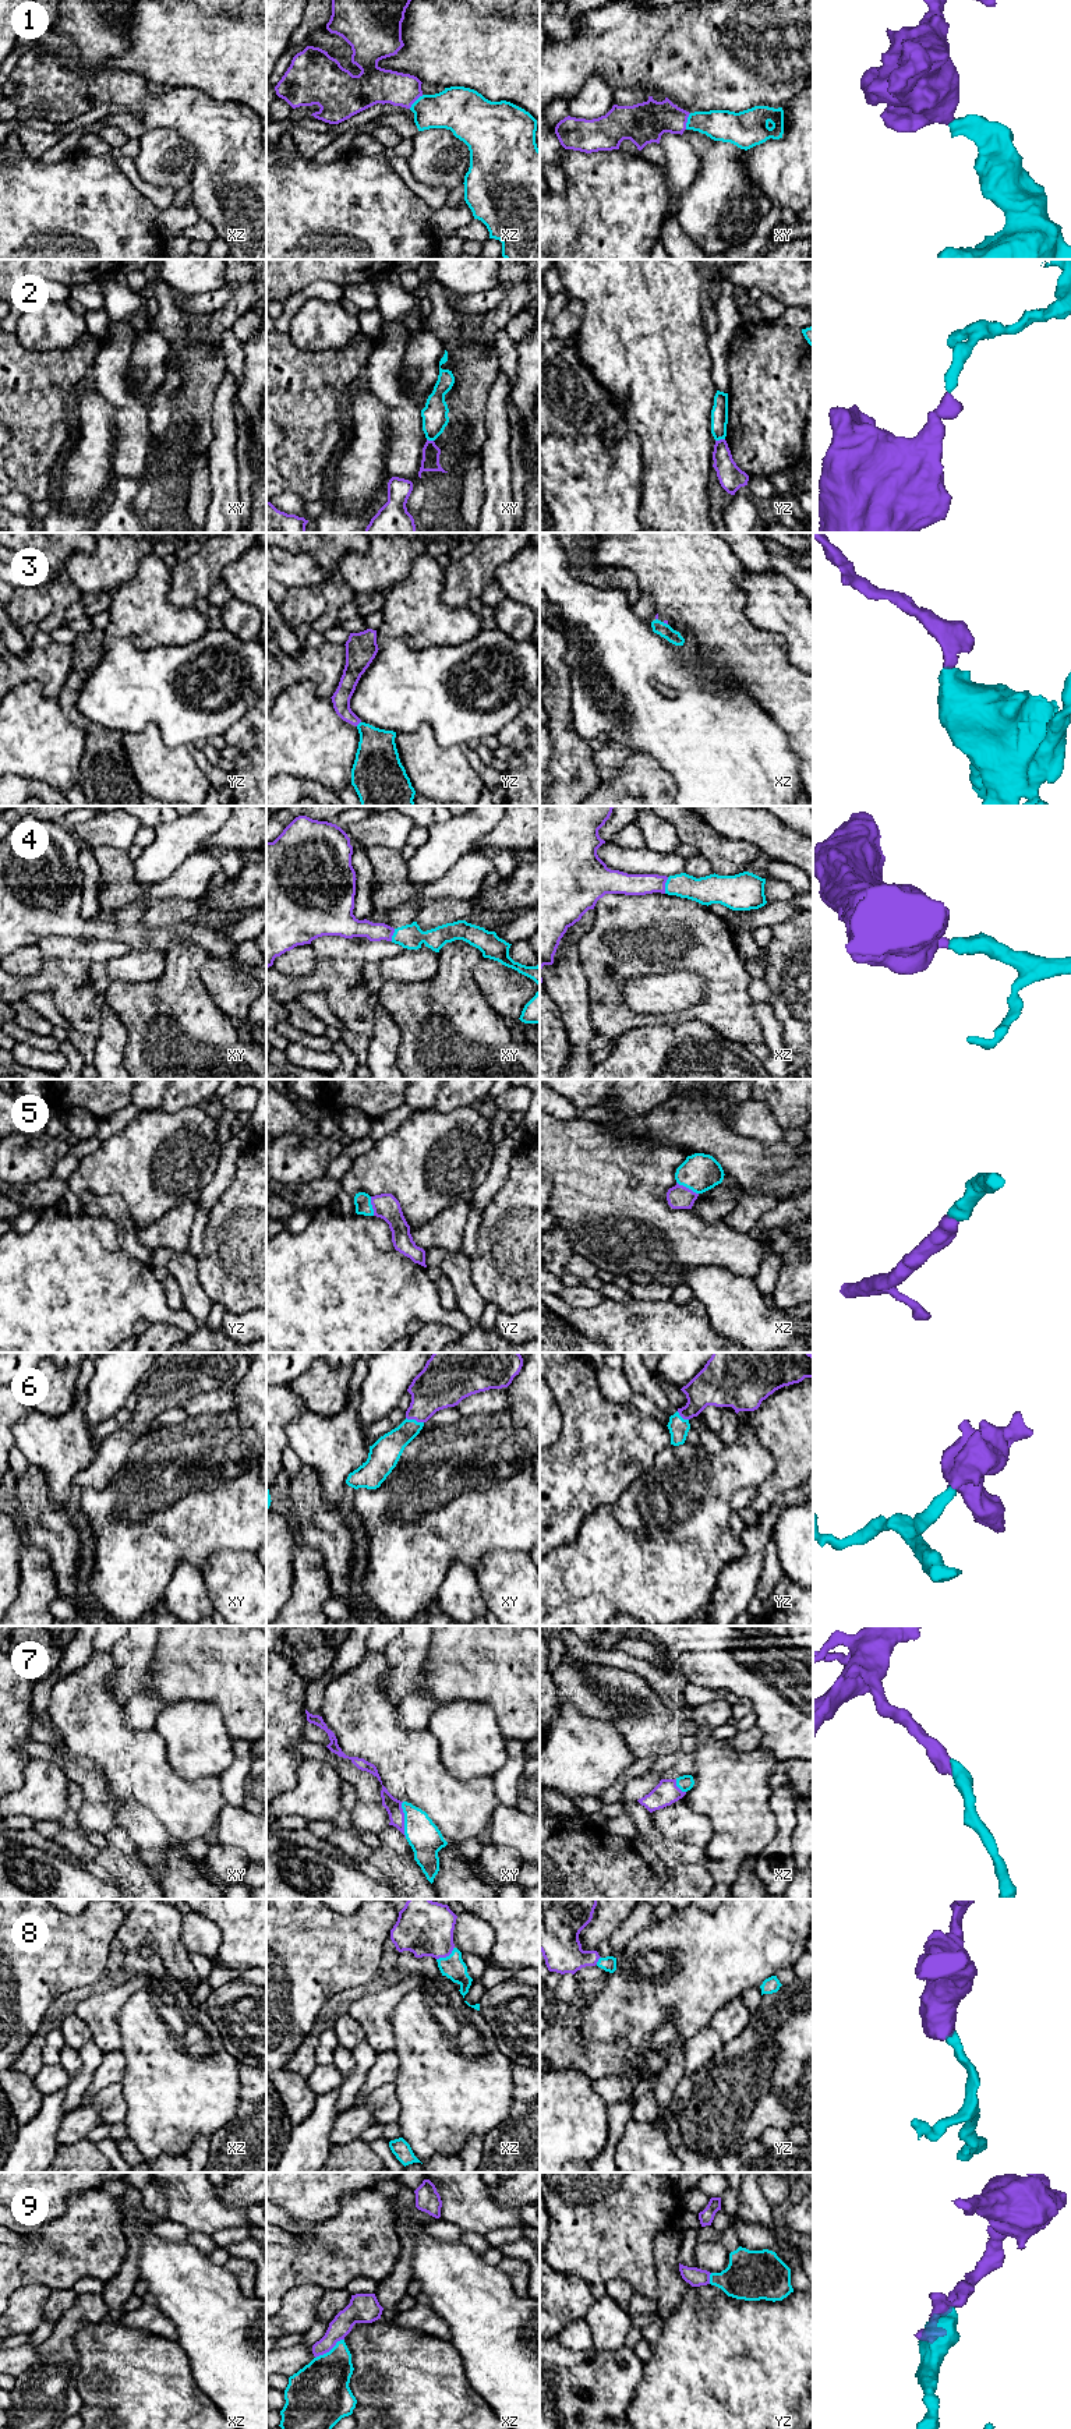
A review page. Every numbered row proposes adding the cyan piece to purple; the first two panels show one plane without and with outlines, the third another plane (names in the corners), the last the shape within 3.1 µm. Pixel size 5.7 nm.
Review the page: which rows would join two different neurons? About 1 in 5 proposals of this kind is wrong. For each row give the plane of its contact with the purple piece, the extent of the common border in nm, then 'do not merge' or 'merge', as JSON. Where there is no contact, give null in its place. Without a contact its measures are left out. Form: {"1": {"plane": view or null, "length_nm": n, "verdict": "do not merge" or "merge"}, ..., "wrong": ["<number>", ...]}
{"1": {"plane": "xy", "length_nm": 100, "verdict": "merge"}, "2": {"plane": "yz", "length_nm": 60, "verdict": "do not merge"}, "3": {"plane": "yz", "length_nm": 40, "verdict": "merge"}, "4": {"plane": "xz", "length_nm": 100, "verdict": "merge"}, "5": {"plane": "xz", "length_nm": 150, "verdict": "merge"}, "6": {"plane": "xy", "length_nm": 110, "verdict": "merge"}, "7": {"plane": "xy", "length_nm": 200, "verdict": "merge"}, "8": {"plane": "xz", "length_nm": 130, "verdict": "merge"}, "9": {"plane": "xz", "length_nm": 200, "verdict": "merge"}, "wrong": ["2"]}

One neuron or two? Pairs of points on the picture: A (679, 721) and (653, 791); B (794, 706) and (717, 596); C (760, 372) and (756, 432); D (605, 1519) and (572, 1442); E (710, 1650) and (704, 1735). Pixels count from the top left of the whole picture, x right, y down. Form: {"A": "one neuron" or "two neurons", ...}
{"A": "two neurons", "B": "one neuron", "C": "one neuron", "D": "two neurons", "E": "two neurons"}

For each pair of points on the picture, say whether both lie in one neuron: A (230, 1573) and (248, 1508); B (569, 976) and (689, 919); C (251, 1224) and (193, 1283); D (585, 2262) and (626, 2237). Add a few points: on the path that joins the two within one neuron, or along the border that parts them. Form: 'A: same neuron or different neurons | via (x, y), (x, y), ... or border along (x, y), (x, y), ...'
A: different neurons | border along (251, 1551), (219, 1549), (205, 1563)
B: different neurons | border along (582, 966), (589, 987), (589, 1003)
C: different neurons | border along (195, 1258), (200, 1284), (212, 1303)
D: same neuron | via (594, 2252), (610, 2237), (617, 2237)

